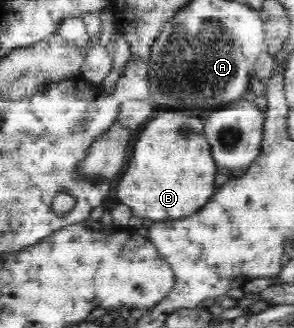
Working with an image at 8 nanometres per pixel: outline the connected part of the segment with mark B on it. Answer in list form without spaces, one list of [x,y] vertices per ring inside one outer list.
[[[158,110],[146,123],[144,131],[134,143],[132,159],[128,161],[128,167],[116,187],[116,197],[124,205],[132,207],[134,215],[148,217],[152,221],[179,220],[194,215],[194,211],[198,212],[200,207],[204,207],[211,200],[218,188],[214,183],[218,168],[211,154],[211,146],[204,136],[203,121],[204,117],[199,115],[186,115],[177,110]]]

